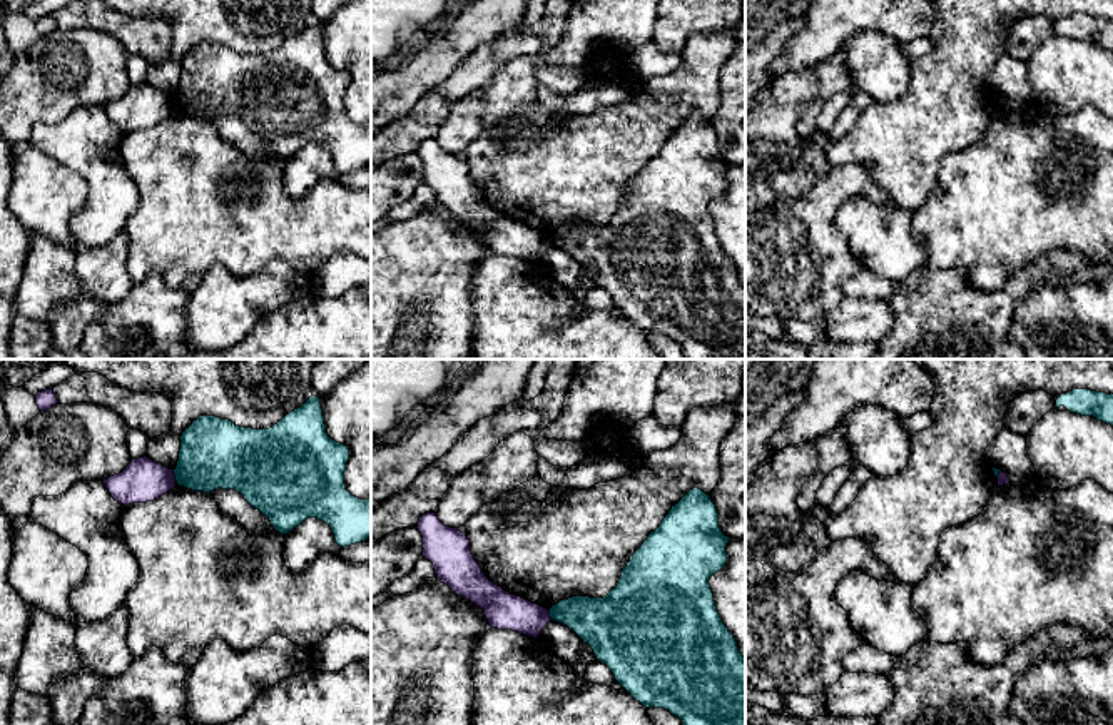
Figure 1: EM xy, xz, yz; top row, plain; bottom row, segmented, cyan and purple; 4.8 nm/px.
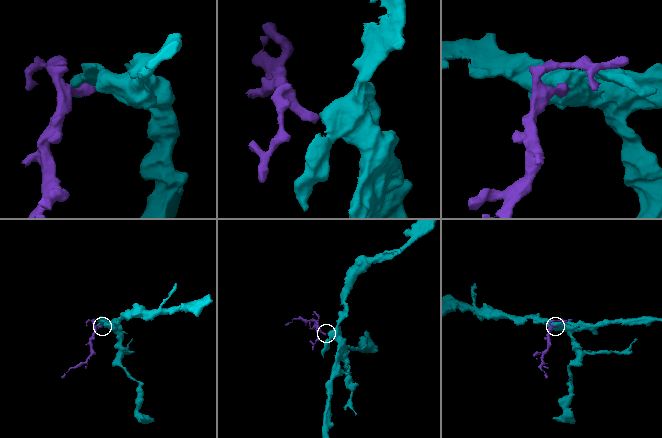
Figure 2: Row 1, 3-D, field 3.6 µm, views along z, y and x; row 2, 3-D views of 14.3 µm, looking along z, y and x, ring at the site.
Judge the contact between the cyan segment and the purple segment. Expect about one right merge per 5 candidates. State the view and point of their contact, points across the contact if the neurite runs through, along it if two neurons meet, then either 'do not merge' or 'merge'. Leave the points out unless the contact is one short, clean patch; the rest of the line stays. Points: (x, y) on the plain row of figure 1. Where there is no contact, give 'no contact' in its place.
meets cyan in xy at (174, 99); border along xy (172, 96), (176, 106); do not merge

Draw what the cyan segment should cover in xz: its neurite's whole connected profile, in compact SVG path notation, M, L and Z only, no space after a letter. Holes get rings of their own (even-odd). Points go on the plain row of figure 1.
M694 114L675 132L672 132L660 152L652 157L643 170L630 182L630 187L622 195L617 212L607 222L572 222L558 227L548 236L551 246L567 251L583 266L583 269L592 272L597 286L610 294L615 306L637 327L647 334L655 332L668 336L672 341L682 346L685 359L745 359L745 284L739 277L734 261L724 251L709 210L710 202L720 197L727 189L725 172L729 165L730 164L725 162L719 154L719 139L710 122L699 114Z

